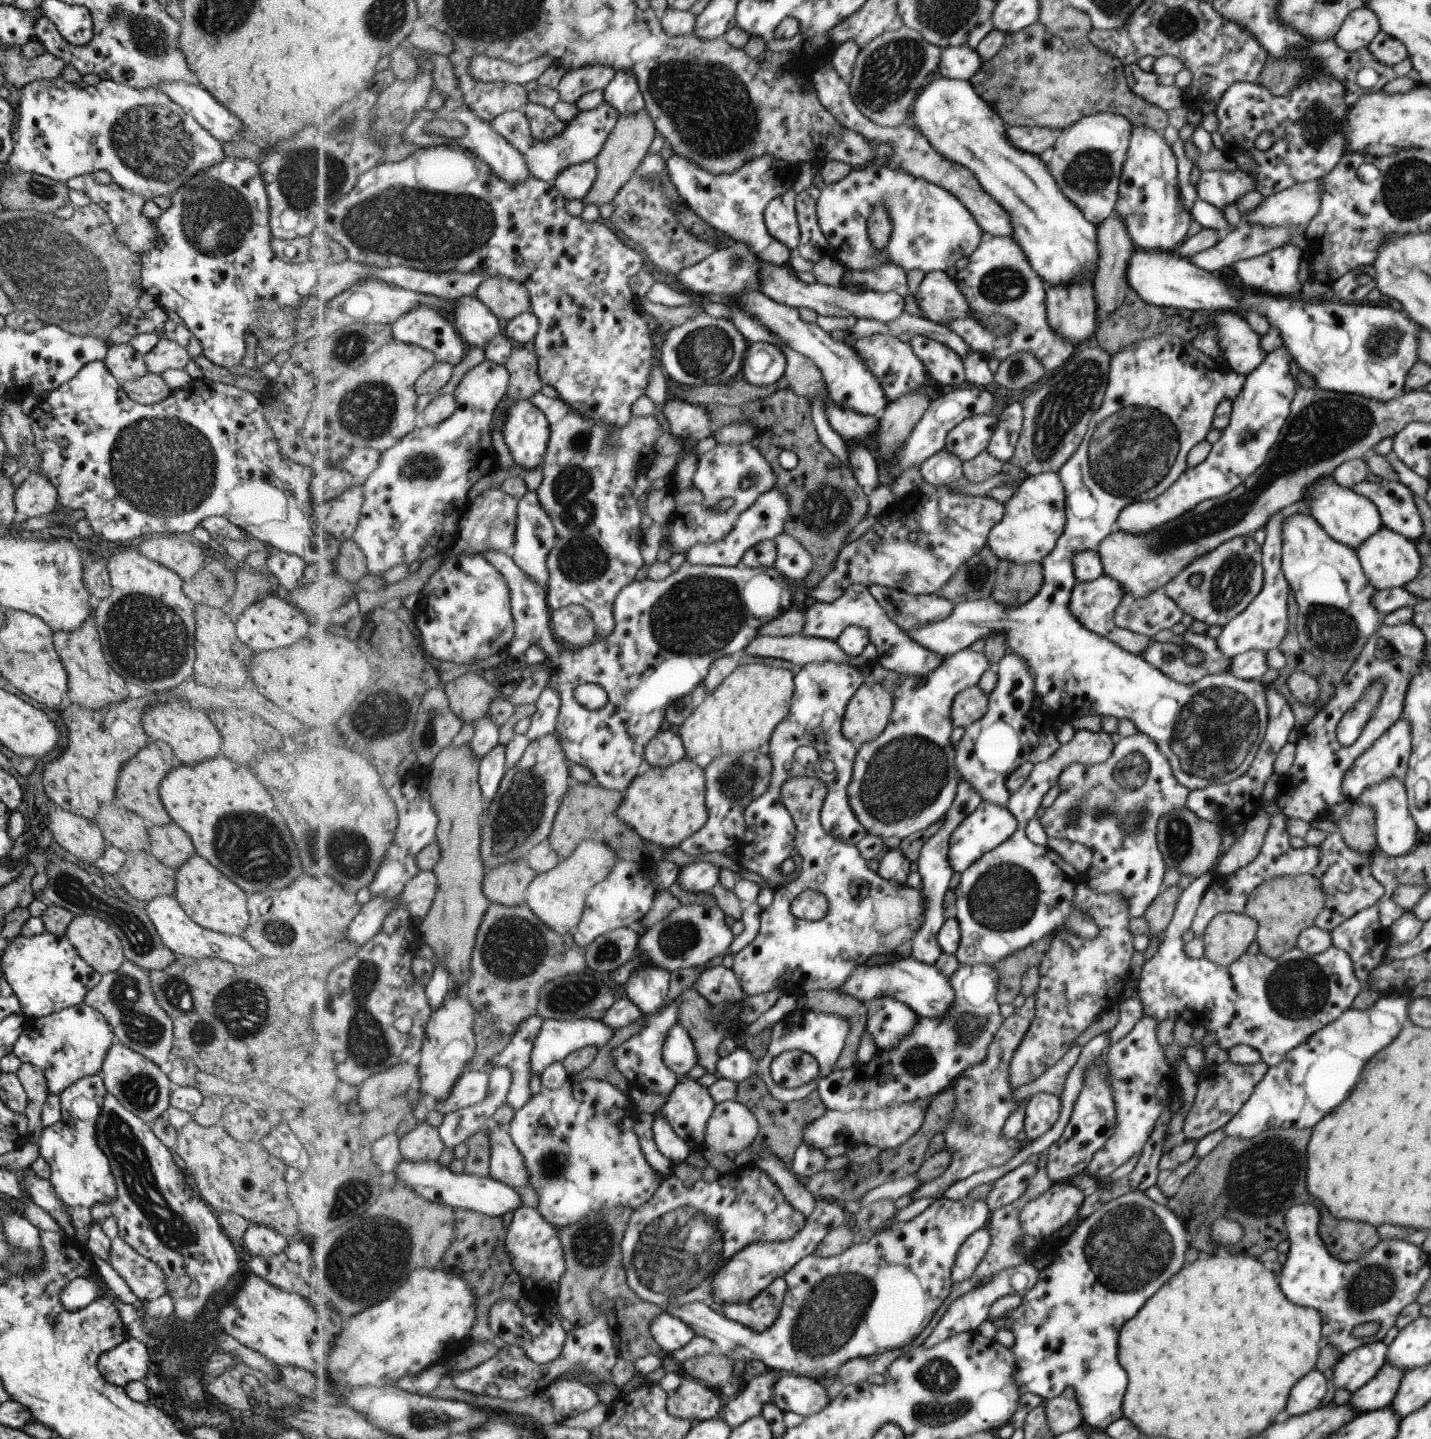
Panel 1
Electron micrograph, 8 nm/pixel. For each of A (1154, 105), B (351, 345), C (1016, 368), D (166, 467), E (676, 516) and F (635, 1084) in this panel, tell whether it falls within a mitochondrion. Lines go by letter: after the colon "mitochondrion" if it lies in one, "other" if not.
A: other
B: mitochondrion
C: mitochondrion
D: mitochondrion
E: other
F: other

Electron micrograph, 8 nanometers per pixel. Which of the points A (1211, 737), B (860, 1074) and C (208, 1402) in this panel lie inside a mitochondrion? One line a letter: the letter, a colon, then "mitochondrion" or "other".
A: mitochondrion
B: other
C: other

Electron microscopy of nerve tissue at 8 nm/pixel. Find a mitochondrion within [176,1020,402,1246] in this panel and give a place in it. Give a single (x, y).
(349, 1197)

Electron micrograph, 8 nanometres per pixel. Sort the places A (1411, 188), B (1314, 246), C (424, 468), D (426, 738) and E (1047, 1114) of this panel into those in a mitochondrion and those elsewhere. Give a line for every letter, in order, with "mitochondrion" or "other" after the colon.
A: mitochondrion
B: other
C: mitochondrion
D: mitochondrion
E: other

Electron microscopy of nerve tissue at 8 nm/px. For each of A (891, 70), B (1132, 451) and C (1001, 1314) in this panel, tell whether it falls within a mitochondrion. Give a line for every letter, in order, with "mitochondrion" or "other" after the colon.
A: mitochondrion
B: mitochondrion
C: other

